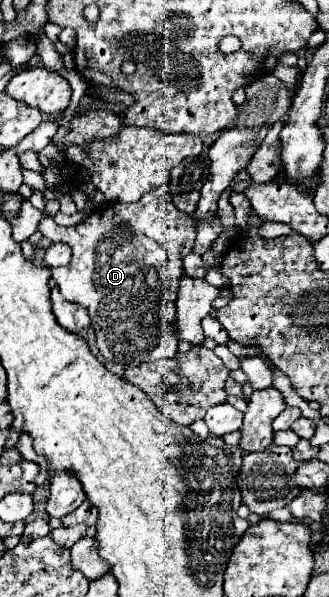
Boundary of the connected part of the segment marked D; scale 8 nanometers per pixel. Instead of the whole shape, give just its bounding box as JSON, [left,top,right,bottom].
[34,185,196,367]

